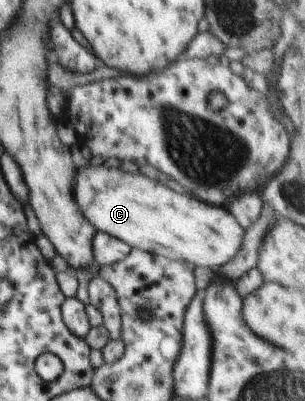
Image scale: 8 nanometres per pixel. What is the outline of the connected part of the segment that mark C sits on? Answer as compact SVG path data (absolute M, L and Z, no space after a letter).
M84 166L74 179L74 198L87 221L131 249L184 261L211 270L230 262L242 248L246 230L226 210L189 196L181 189L167 188L155 179L130 174L119 168Z

